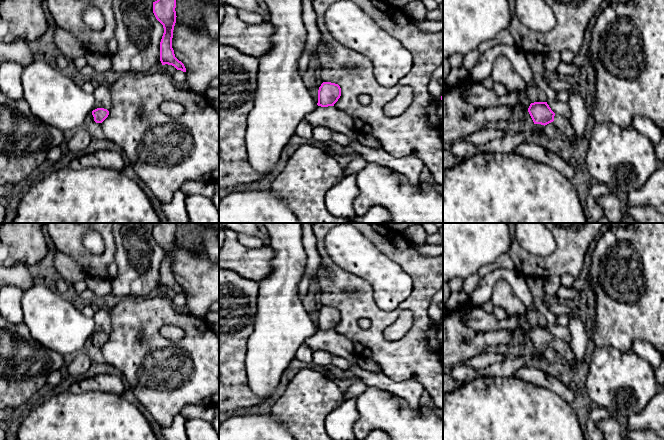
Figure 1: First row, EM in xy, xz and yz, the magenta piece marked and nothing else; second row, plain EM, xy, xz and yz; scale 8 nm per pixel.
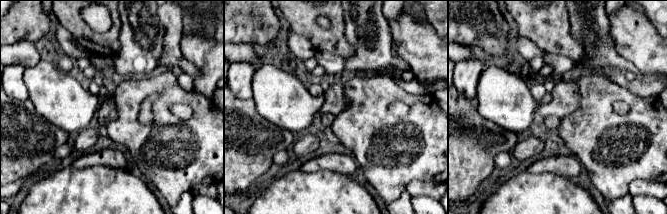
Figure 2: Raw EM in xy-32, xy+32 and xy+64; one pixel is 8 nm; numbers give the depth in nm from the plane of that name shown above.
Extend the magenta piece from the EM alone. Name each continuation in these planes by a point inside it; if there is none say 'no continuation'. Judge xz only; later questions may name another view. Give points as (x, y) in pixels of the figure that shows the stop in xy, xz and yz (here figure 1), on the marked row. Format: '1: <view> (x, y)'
no continuation

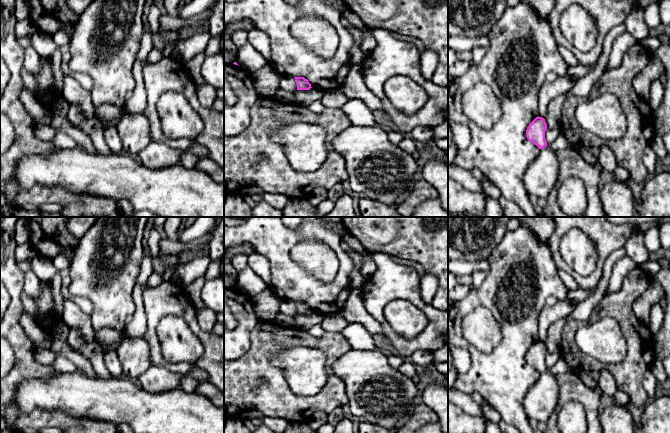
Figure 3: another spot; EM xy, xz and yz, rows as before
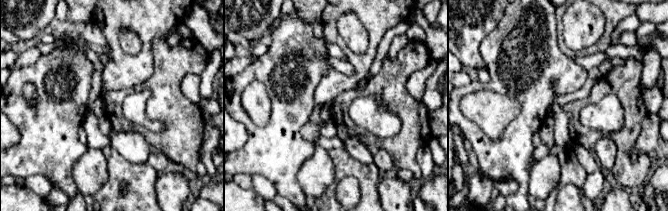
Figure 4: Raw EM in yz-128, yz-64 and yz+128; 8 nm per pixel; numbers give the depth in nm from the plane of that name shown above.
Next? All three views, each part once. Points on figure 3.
no continuation

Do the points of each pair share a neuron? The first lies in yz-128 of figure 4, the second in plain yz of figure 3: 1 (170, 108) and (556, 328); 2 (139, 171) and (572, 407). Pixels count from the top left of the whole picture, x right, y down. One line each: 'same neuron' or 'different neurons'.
1: different neurons
2: different neurons

